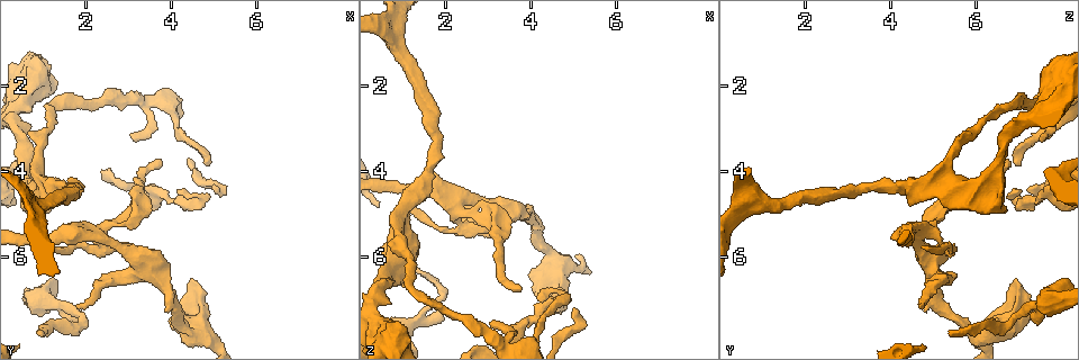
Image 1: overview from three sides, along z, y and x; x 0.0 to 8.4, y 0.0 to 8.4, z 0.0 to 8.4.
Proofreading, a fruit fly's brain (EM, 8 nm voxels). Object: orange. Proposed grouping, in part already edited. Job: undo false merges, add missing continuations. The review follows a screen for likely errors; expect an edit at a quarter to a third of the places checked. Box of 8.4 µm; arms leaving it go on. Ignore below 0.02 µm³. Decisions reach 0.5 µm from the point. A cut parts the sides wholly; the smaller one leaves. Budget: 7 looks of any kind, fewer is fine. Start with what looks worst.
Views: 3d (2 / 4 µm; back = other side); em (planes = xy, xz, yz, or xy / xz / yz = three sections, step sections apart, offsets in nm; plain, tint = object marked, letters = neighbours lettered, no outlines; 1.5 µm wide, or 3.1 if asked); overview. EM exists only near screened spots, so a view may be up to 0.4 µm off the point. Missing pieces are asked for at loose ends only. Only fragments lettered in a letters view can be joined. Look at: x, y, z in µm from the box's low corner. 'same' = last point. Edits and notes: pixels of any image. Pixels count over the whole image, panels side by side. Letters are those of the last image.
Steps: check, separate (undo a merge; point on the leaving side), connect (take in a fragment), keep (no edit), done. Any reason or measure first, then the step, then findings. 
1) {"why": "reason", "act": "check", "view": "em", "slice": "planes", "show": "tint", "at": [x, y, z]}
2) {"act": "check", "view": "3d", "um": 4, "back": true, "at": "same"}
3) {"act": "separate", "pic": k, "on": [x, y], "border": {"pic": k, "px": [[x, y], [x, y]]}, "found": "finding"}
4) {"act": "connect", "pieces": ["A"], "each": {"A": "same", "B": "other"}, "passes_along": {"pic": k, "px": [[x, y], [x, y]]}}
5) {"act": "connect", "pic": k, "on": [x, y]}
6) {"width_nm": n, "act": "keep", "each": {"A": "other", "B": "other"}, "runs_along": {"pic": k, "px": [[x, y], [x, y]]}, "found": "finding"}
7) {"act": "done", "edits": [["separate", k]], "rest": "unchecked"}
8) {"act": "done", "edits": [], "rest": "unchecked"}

{"why": "four-way junction", "act": "check", "view": "em", "slice": "planes", "show": "letters", "at": [3.50, 6.35, 4.85]}

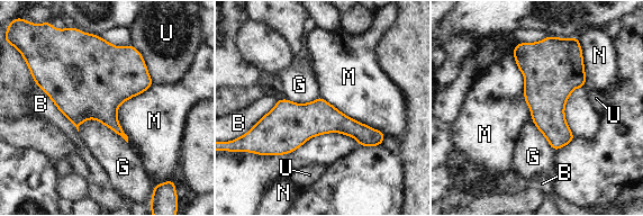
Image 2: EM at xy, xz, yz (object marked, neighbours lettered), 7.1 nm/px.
{"act": "keep", "each": {"B": "other", "G": "other", "M": "other", "N": "other", "U": "other"}, "found": "continuous, no second cell"}

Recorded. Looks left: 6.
{"why": "tapers out", "act": "check", "view": "3d", "um": 2, "at": [1.00, 7.85, 5.40]}

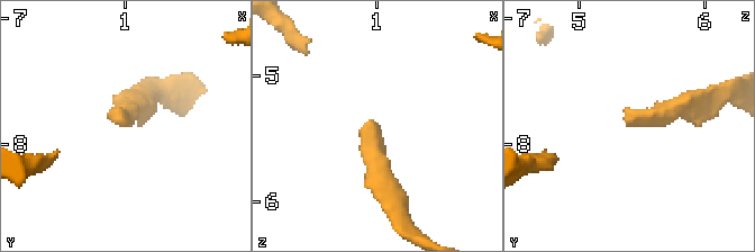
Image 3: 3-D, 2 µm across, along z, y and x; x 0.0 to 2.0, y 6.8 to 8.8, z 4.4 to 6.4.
{"act": "check", "view": "em", "slice": "yz", "step": 8, "show": "tint", "at": [0.98, 7.80, 5.36]}

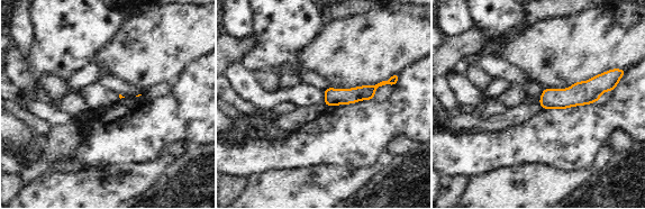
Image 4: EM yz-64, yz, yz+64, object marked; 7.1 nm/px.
{"act": "check", "view": "em", "slice": "xy", "step": 4, "show": "letters", "at": "same"}

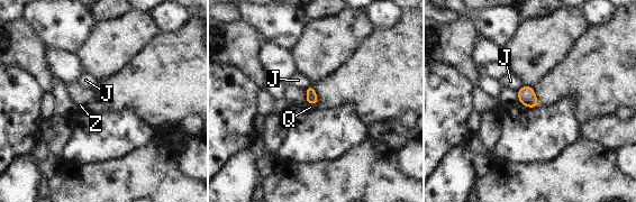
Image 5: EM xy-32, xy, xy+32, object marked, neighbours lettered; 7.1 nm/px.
{"act": "keep", "each": {"J": "other", "Q": "other", "Z": "other"}, "border": {"pic": 5, "px": [[306, 102], [317, 104]]}, "found": "no lettered fragment goes on from it"}

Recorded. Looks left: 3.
{"why": "thick turns thin", "act": "check", "view": "3d", "um": 2, "at": [3.95, 4.70, 7.50]}

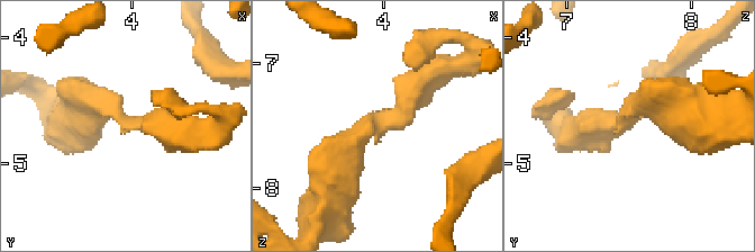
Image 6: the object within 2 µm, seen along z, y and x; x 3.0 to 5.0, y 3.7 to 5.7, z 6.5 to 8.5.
{"act": "check", "view": "em", "slice": "planes", "show": "letters", "at": [4.00, 4.68, 7.46]}

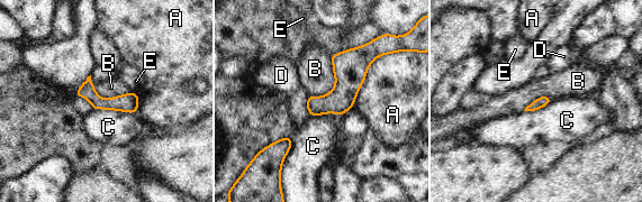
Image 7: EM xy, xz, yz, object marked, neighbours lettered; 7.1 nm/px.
{"act": "keep", "each": {"A": "other", "B": "other", "C": "other", "D": "other", "E": "other"}, "found": "one cell here"}

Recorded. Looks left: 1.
{"act": "done", "edits": [], "rest": "unchecked"}

